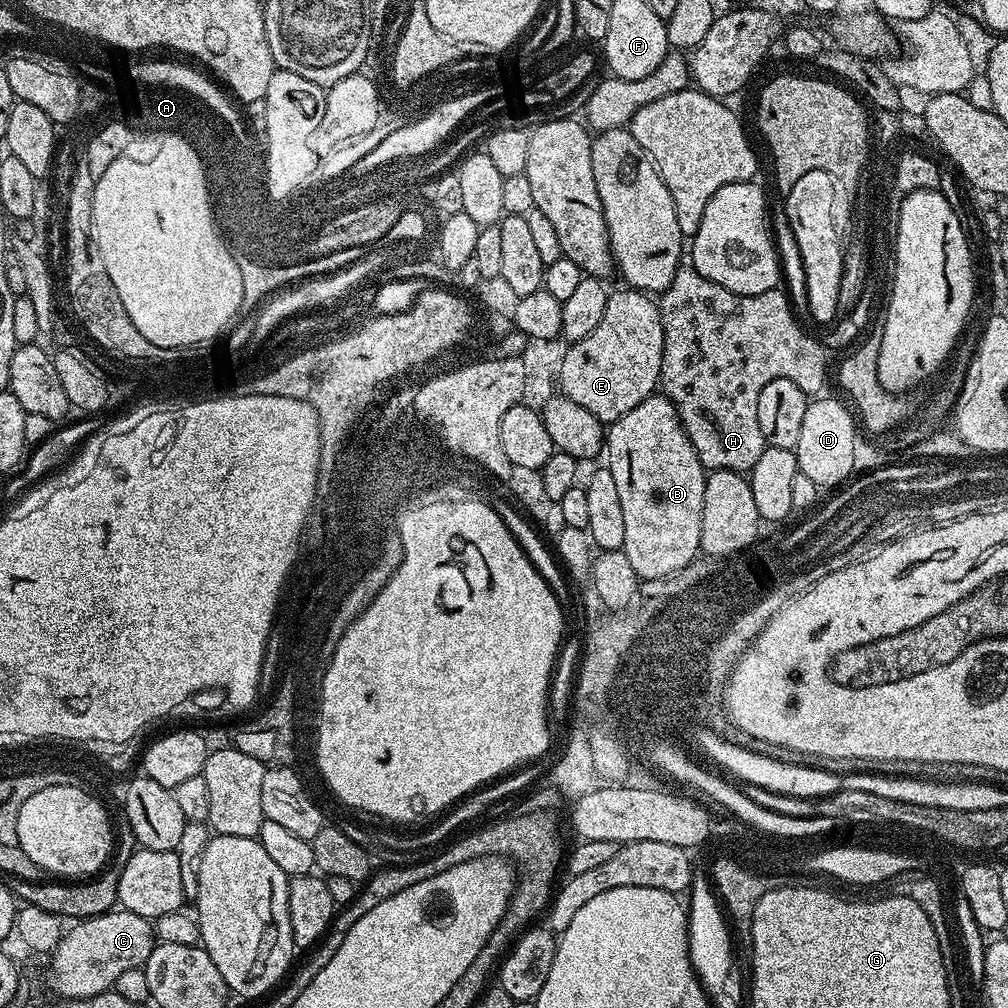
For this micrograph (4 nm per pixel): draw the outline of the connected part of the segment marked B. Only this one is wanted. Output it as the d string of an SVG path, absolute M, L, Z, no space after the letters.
M663 394L648 396L630 414L622 414L606 428L606 467L614 474L622 501L626 538L622 551L630 558L641 581L662 579L682 570L701 555L702 498L706 494L706 469L698 458L675 406Z

